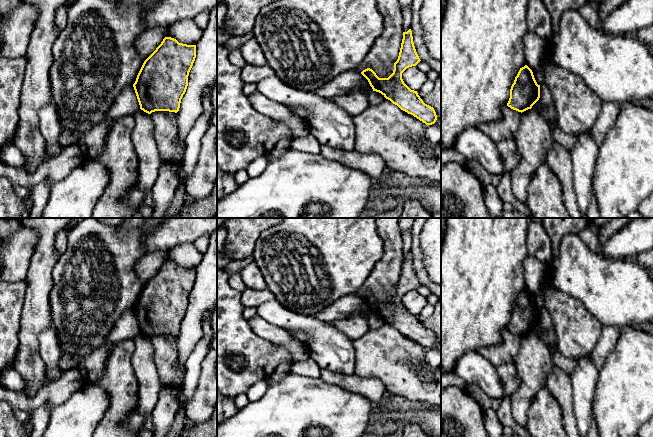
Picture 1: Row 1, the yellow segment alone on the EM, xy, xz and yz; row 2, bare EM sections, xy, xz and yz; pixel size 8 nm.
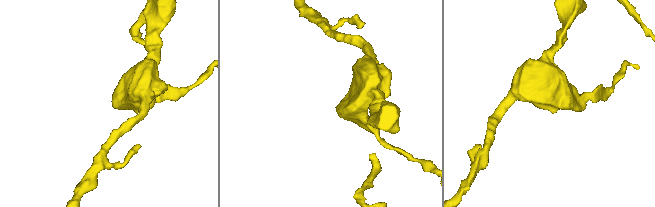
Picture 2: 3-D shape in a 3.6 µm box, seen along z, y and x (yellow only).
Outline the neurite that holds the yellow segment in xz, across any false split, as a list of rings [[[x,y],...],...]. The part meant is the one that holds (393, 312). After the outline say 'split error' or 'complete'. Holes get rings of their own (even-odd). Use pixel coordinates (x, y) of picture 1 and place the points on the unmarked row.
[[[409,253],[403,256],[399,280],[394,287],[393,297],[388,302],[379,302],[370,292],[363,294],[361,298],[368,304],[373,315],[381,317],[401,334],[426,349],[432,349],[437,344],[434,332],[425,328],[417,315],[411,314],[402,303],[402,297],[407,292],[416,290],[420,285],[413,267],[412,255]]]; complete

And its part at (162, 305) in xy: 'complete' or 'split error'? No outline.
complete

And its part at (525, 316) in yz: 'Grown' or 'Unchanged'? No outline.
Unchanged

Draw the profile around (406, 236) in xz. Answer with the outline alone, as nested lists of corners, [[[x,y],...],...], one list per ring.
[[[412,229],[402,234],[402,253],[407,256],[410,253],[412,242]]]

